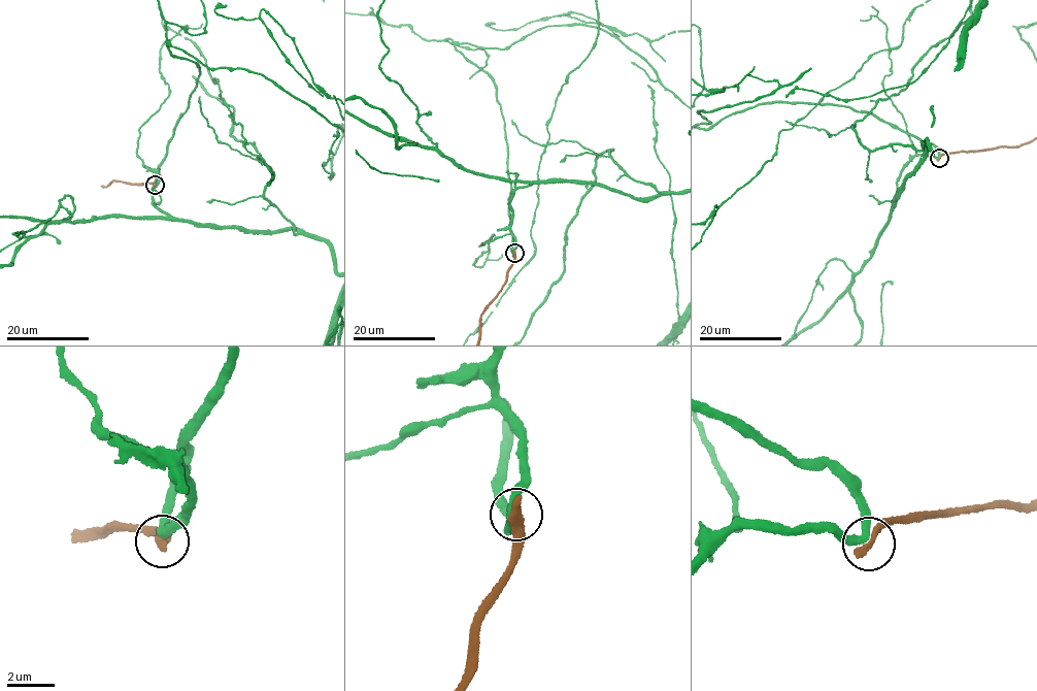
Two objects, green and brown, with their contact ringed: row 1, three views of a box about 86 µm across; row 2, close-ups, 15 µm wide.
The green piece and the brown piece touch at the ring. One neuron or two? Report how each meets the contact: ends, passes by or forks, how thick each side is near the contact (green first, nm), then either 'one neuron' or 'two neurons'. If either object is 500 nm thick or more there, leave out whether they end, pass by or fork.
green passes by; brown ends there; 340 nm thick on the green side, 420 nm on the other; two neurons

